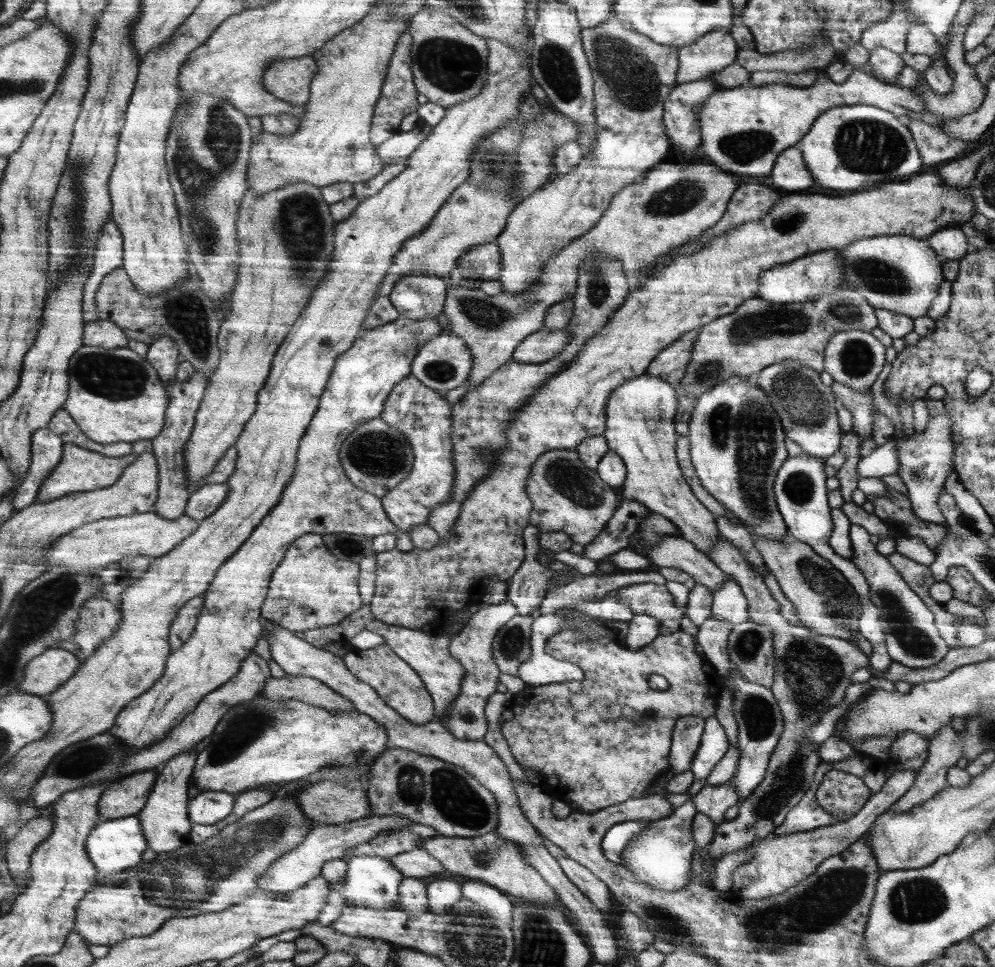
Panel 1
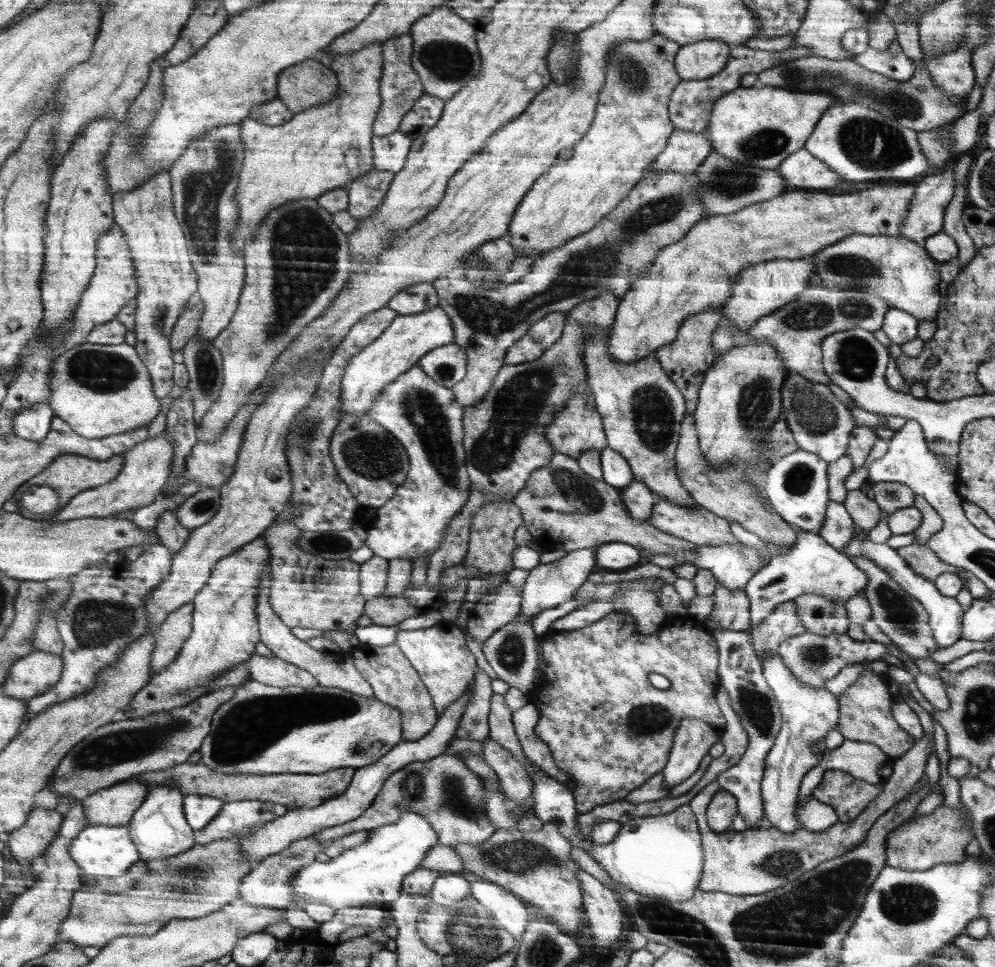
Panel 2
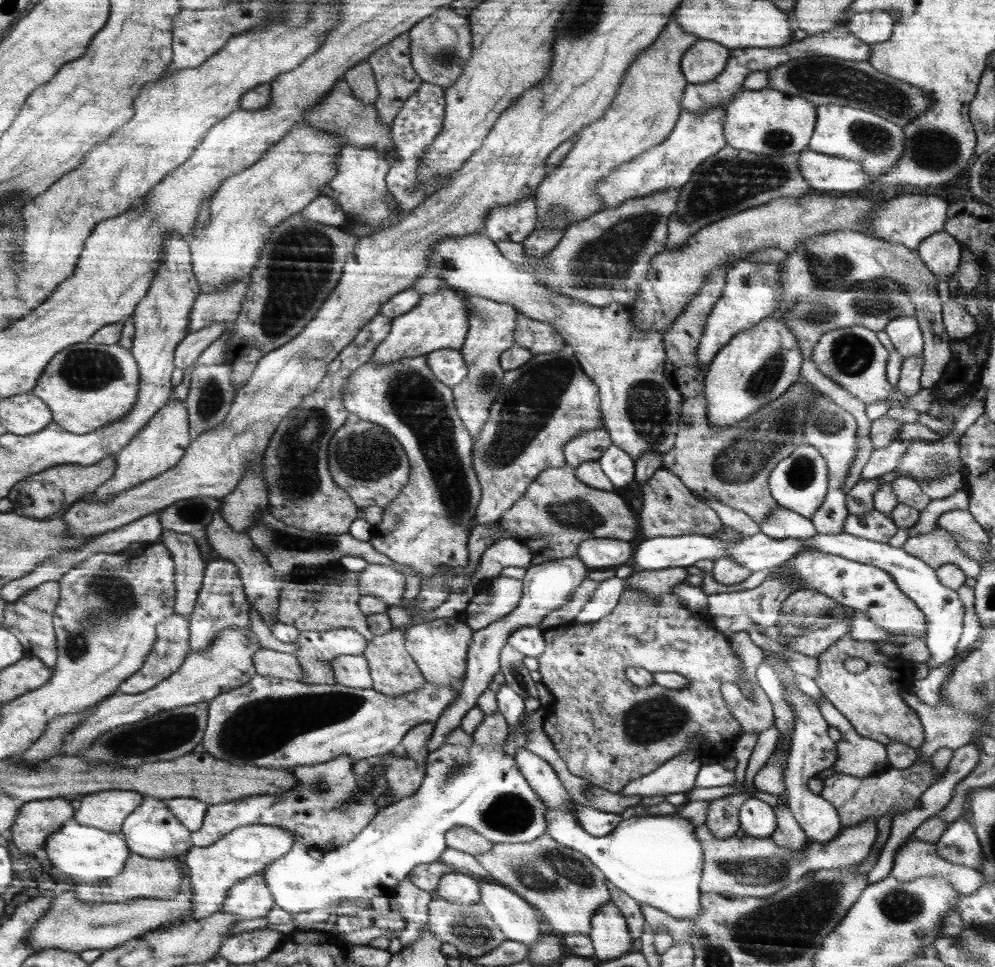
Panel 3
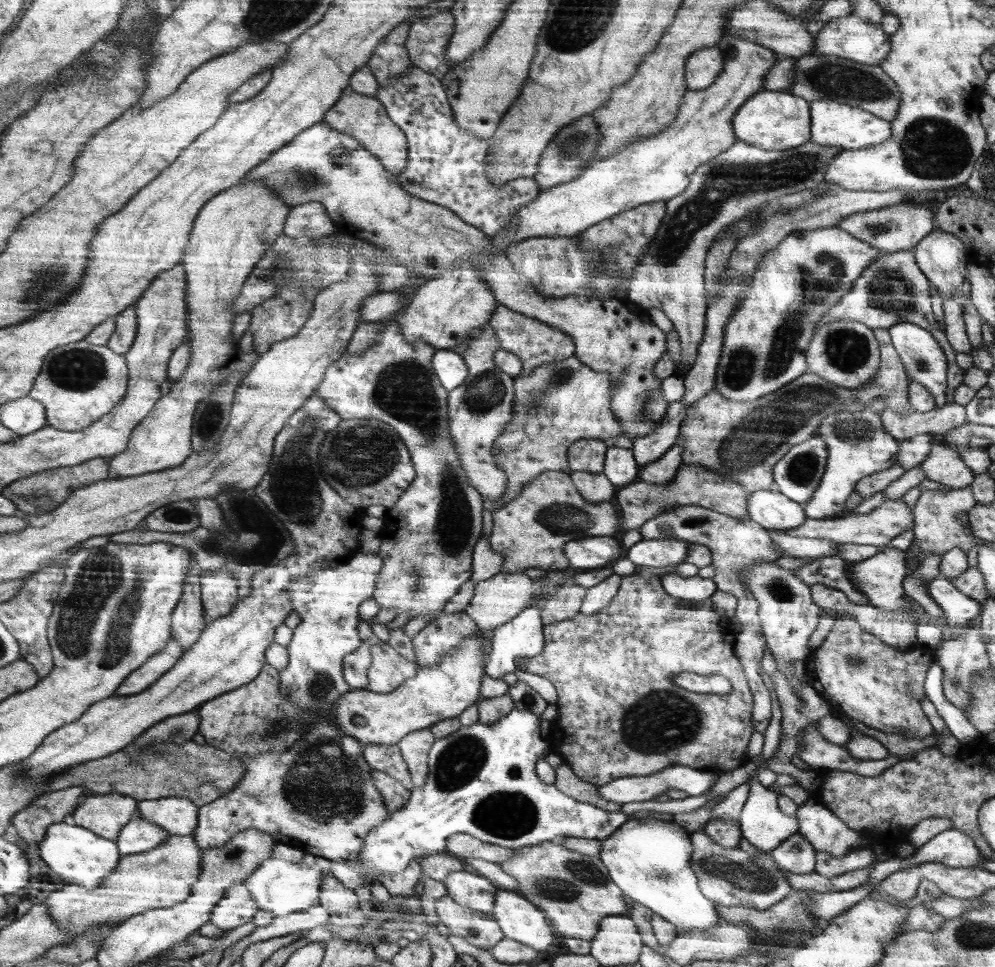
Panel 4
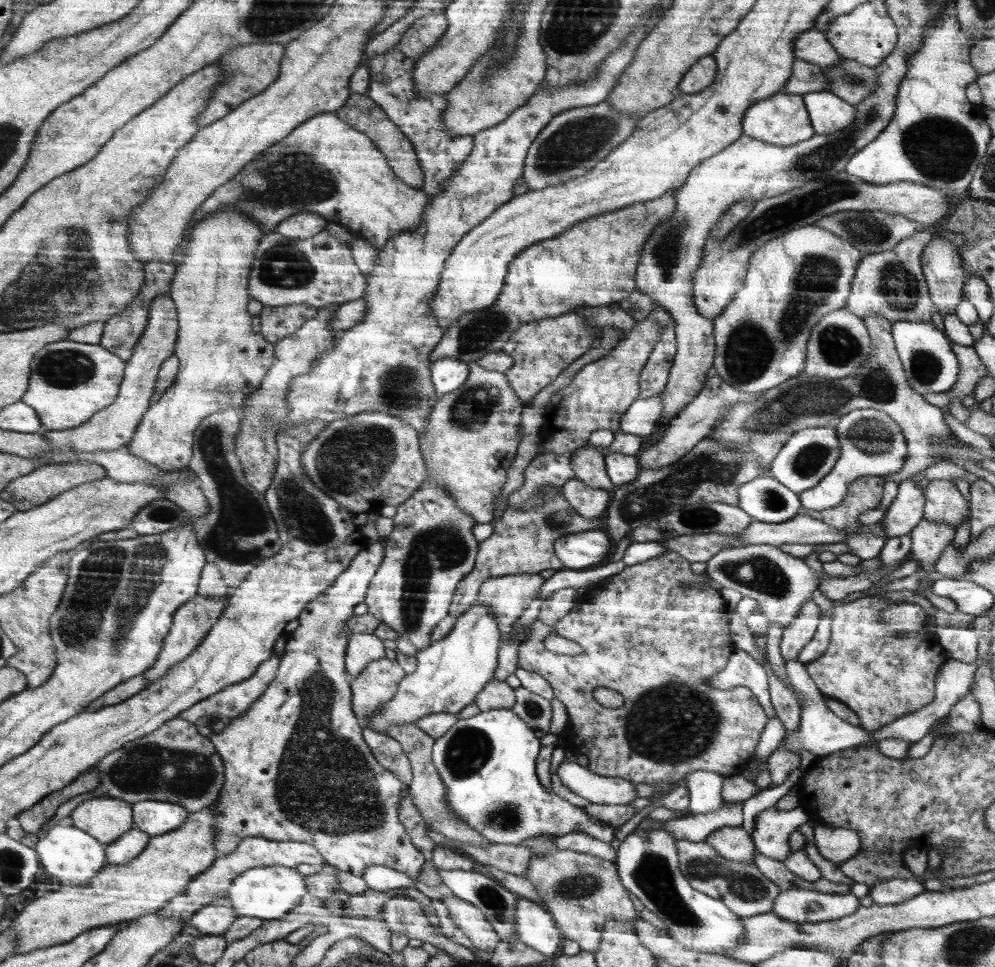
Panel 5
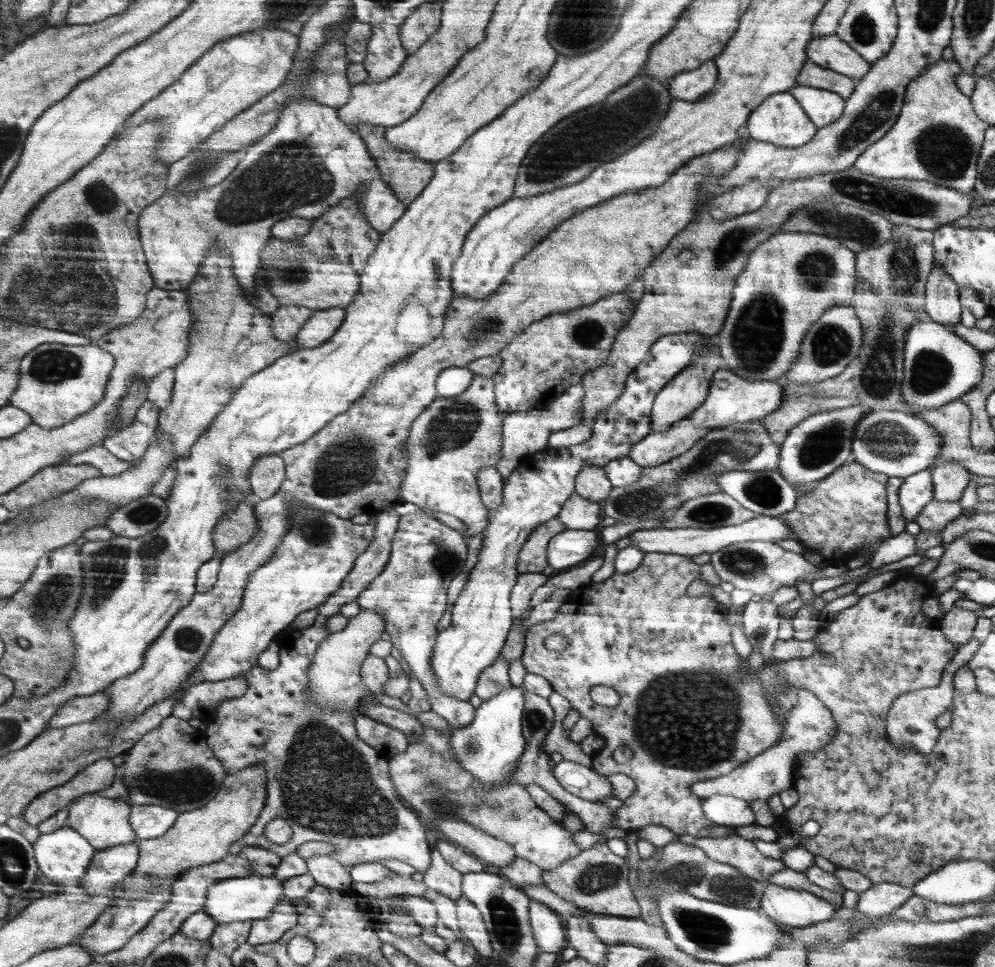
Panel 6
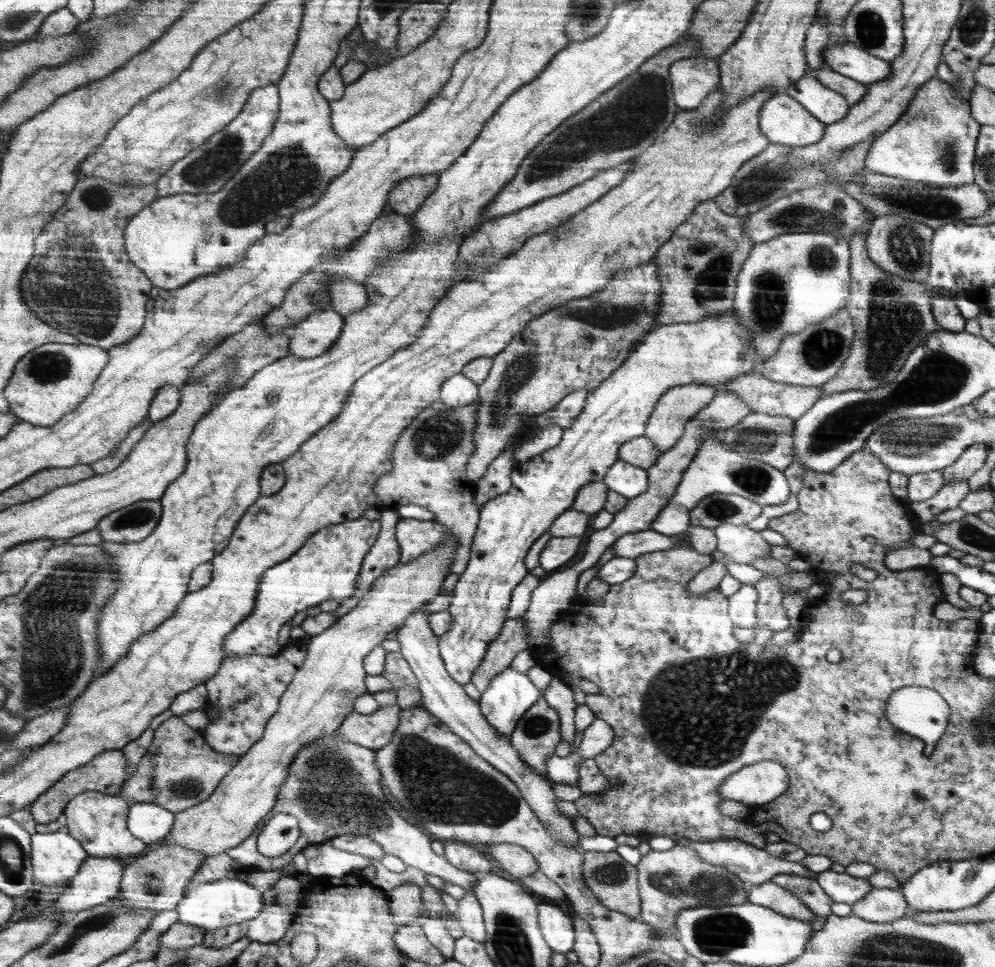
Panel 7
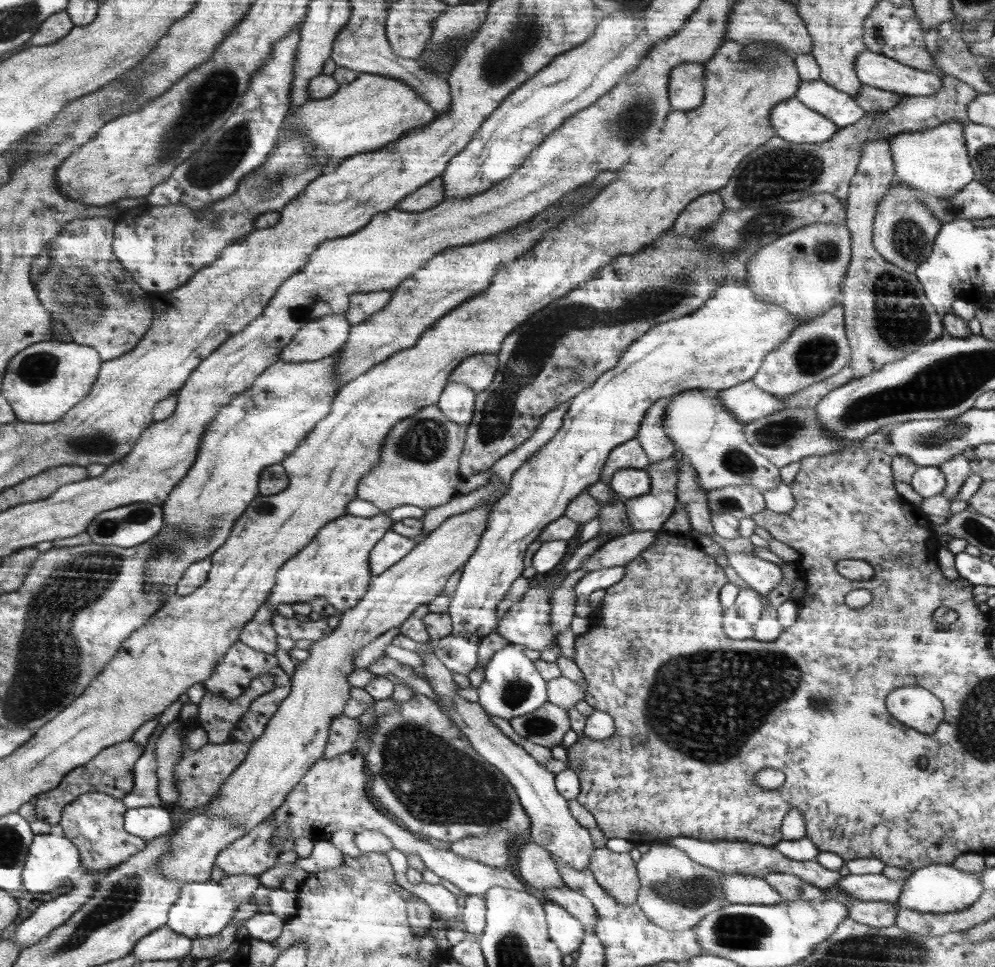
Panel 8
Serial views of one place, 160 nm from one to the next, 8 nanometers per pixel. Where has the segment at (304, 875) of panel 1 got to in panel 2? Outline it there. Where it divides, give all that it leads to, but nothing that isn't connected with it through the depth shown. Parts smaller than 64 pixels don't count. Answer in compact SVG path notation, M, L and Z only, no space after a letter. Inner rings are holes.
M316 835L294 840L284 850L261 860L256 866L252 867L250 874L243 879L242 886L239 888L239 898L248 903L273 909L284 909L290 906L292 904L291 892L293 886L291 880L293 876L301 868L316 861L318 852L323 851L323 848L323 844L317 839Z

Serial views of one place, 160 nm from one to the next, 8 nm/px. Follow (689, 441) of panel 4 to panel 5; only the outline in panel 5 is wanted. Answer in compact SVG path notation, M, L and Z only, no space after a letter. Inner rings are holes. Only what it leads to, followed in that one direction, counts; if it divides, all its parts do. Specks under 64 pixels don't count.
M870 314L864 320L868 320L868 332L872 332L872 348L876 348L876 352L872 353L872 360L868 360L868 364L864 364L864 368L860 368L860 372L856 371L856 376L847 376L843 379L828 379L826 377L805 375L803 372L795 378L788 379L786 382L779 384L778 387L770 388L763 391L763 395L752 403L736 403L734 407L730 407L727 415L716 423L714 430L706 436L719 440L720 444L727 444L727 448L732 448L733 452L739 449L739 452L758 453L759 466L762 468L762 474L769 474L769 468L774 462L776 455L782 450L784 444L792 438L796 432L805 428L814 428L816 426L826 426L831 424L850 411L858 409L876 409L880 412L887 413L902 427L902 431L908 441L908 460L906 466L900 472L886 477L886 482L902 482L917 472L936 464L939 461L947 461L943 458L943 454L951 453L954 447L960 443L963 447L964 442L960 441L944 422L944 412L949 411L945 407L938 408L924 400L924 397L916 392L907 380L907 375L903 369L902 359L898 350L895 348L894 322L878 316L878 314Z

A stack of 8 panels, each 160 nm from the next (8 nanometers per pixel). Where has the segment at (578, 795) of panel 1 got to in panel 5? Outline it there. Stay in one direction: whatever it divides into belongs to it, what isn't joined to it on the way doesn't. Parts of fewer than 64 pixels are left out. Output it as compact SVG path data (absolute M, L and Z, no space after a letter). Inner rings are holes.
M668 551L664 555L646 560L645 562L634 564L624 568L622 572L614 574L612 577L603 581L603 584L596 589L596 602L585 601L578 610L568 613L554 626L548 626L536 620L532 625L526 627L527 639L520 644L518 649L519 667L542 676L553 690L553 694L568 709L570 723L566 723L562 729L564 732L563 741L560 746L564 752L579 752L587 758L587 769L596 774L608 777L622 777L633 783L644 782L650 784L659 791L656 795L648 797L651 799L650 805L657 799L662 799L668 794L667 789L671 784L682 782L683 778L694 771L718 772L723 774L732 774L734 766L740 762L746 762L748 758L754 756L754 748L760 740L762 728L766 724L766 714L762 710L763 705L759 703L758 697L747 687L738 686L734 689L714 689L711 679L723 671L727 666L730 654L734 654L734 642L728 630L730 624L730 614L726 612L726 602L720 598L718 590L710 587L712 579L704 573L695 573L691 568L691 562L686 557L680 556L678 552ZM555 632L562 638L568 638L577 642L581 646L581 651L577 655L556 654L551 650L546 650L544 640L547 636ZM596 688L610 688L625 697L624 706L618 708L606 708L593 698Z

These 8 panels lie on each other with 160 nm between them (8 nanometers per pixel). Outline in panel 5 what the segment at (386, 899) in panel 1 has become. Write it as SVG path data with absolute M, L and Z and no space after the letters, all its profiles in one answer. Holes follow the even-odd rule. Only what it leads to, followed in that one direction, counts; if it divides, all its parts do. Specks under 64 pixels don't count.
M495 708L481 712L472 718L458 719L458 722L435 740L431 760L443 783L447 785L447 804L454 809L456 817L476 832L482 832L496 844L520 845L533 836L554 834L564 836L570 833L584 833L602 842L617 844L615 831L608 824L592 820L582 807L577 807L556 793L542 787L536 776L536 758L540 752L540 739L512 708ZM280 865L254 867L236 877L227 888L226 899L238 917L256 917L262 920L279 919L299 904L308 889L304 875L295 868Z

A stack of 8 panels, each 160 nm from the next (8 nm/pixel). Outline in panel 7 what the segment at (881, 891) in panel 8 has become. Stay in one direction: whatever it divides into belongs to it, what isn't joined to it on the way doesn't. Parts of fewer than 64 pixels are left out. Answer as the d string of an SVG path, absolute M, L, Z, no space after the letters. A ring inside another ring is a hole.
M832 869L817 873L817 883L822 890L836 902L854 904L865 897L874 887L867 878L850 876L848 873L838 873Z

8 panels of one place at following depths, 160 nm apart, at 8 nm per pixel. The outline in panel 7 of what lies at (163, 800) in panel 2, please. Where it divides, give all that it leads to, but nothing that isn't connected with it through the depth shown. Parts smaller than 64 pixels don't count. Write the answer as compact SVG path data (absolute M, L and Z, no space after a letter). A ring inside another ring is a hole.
M91 857L79 868L78 874L58 897L54 910L68 917L74 913L104 904L119 894L124 864L118 857Z

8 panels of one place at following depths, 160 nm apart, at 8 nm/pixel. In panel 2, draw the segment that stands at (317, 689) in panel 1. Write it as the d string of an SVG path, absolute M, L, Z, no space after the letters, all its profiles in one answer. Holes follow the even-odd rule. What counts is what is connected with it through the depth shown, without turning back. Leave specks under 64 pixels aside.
M255 653L250 661L251 679L272 687L299 687L312 688L319 686L316 678L303 668L298 668L285 660L273 656L266 658Z

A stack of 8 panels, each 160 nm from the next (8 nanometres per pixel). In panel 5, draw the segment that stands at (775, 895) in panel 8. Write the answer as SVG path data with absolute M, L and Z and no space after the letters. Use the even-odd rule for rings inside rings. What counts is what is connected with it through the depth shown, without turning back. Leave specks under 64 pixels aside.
M792 888L780 891L775 900L774 912L797 923L823 923L854 914L860 908L858 899L852 893L839 895Z

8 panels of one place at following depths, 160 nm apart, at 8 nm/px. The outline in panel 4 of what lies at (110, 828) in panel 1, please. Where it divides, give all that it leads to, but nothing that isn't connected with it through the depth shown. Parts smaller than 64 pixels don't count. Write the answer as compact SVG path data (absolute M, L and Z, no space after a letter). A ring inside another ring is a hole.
M68 816L62 822L52 824L46 840L40 844L40 854L48 866L64 880L68 878L68 882L72 884L79 884L85 889L95 889L115 871L122 858L116 841L107 838L108 836L100 836L83 825L77 825L73 816Z

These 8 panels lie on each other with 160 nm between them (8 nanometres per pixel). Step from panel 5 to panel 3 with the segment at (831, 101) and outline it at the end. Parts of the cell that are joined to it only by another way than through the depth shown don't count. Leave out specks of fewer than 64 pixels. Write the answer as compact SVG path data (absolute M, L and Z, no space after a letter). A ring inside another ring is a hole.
M818 103L818 123L807 148L814 152L841 156L859 161L867 174L886 174L904 154L906 134L903 128L868 109L843 105L821 105Z

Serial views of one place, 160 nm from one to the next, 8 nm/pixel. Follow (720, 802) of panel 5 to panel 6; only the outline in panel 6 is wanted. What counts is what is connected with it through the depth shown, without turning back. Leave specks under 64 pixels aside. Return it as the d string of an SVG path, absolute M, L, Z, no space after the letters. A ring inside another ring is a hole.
M725 794L702 798L703 812L718 825L742 826L755 824L754 811L747 800Z

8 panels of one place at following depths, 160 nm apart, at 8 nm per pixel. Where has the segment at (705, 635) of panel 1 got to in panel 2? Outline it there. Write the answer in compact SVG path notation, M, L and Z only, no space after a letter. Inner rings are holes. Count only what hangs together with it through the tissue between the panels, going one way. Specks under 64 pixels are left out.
M716 582L714 596L714 610L702 623L713 631L717 626L726 630L746 630L750 628L750 602L744 590L726 589Z

